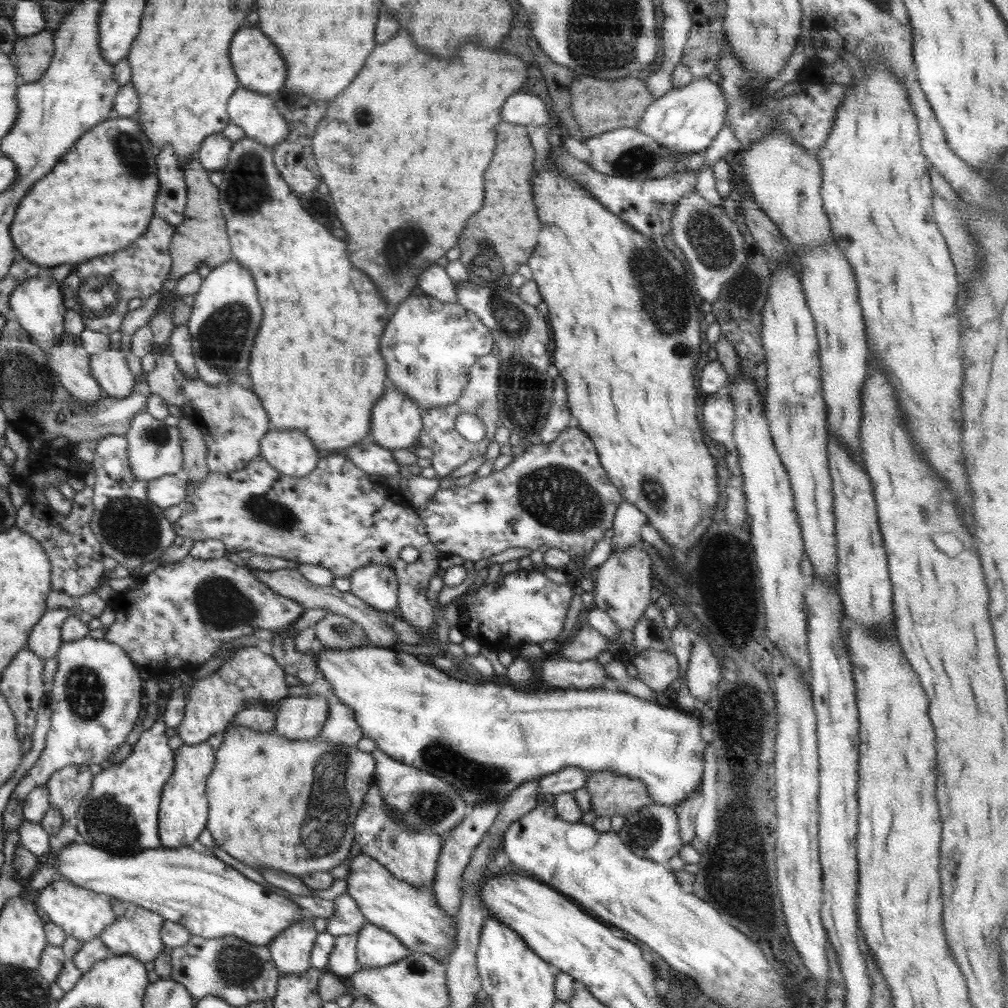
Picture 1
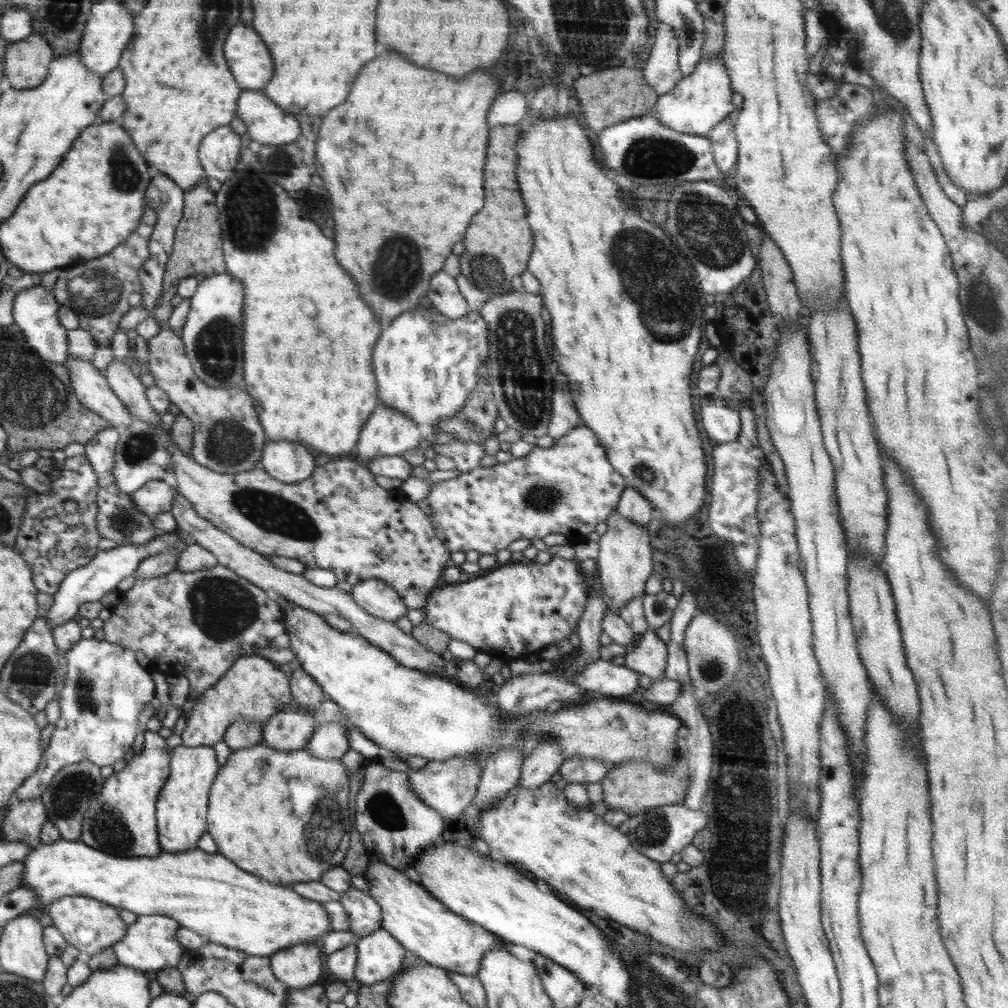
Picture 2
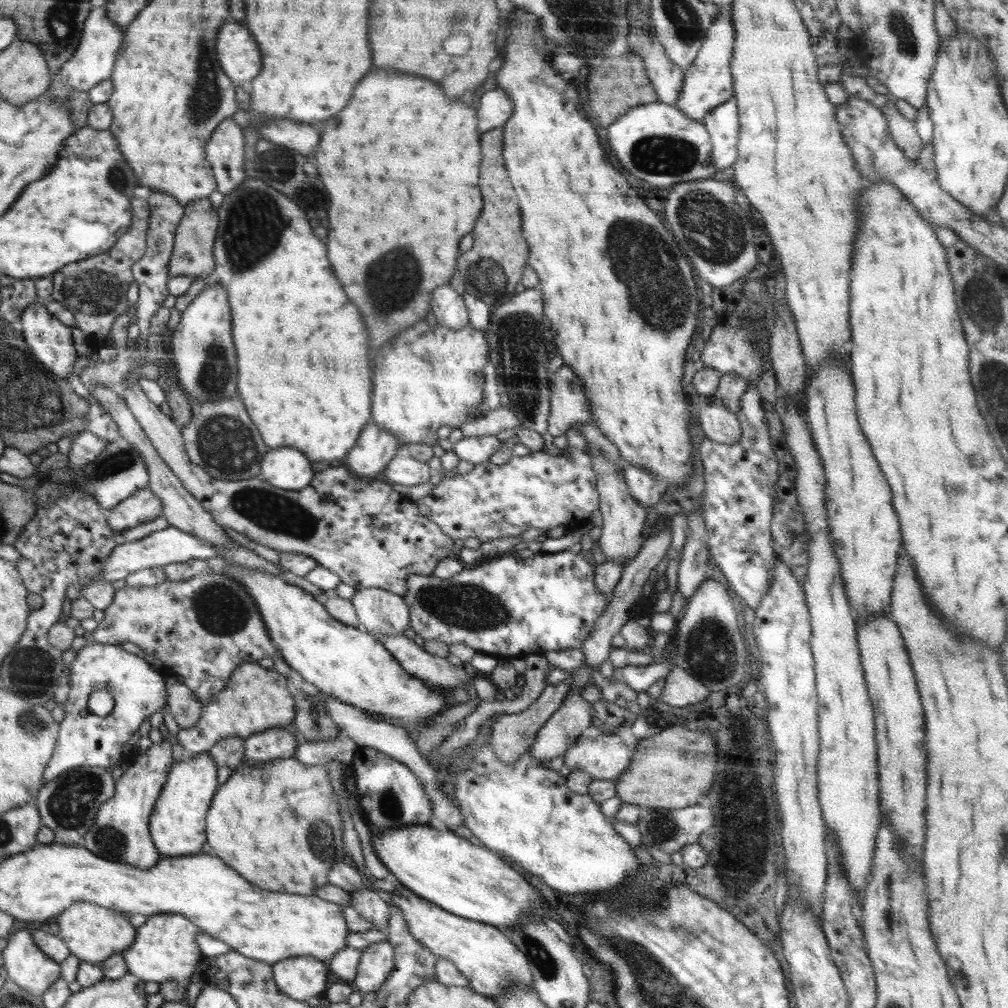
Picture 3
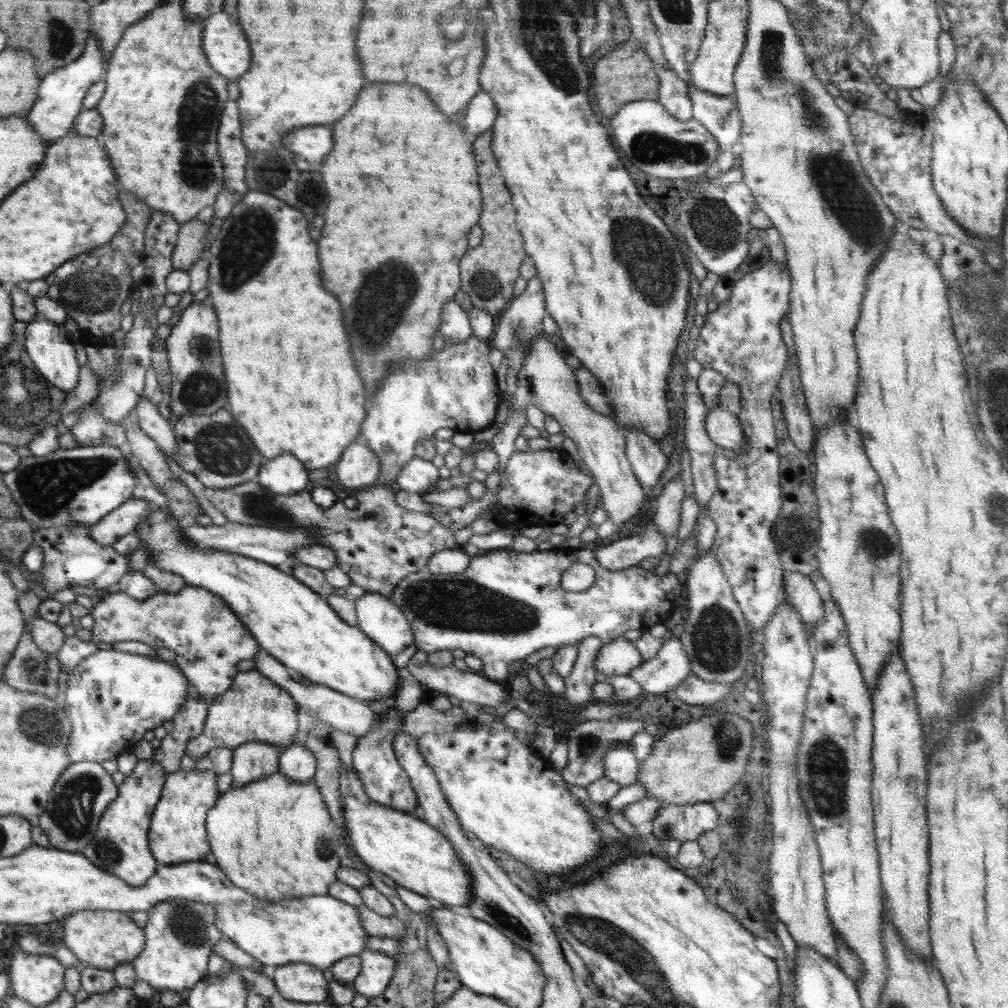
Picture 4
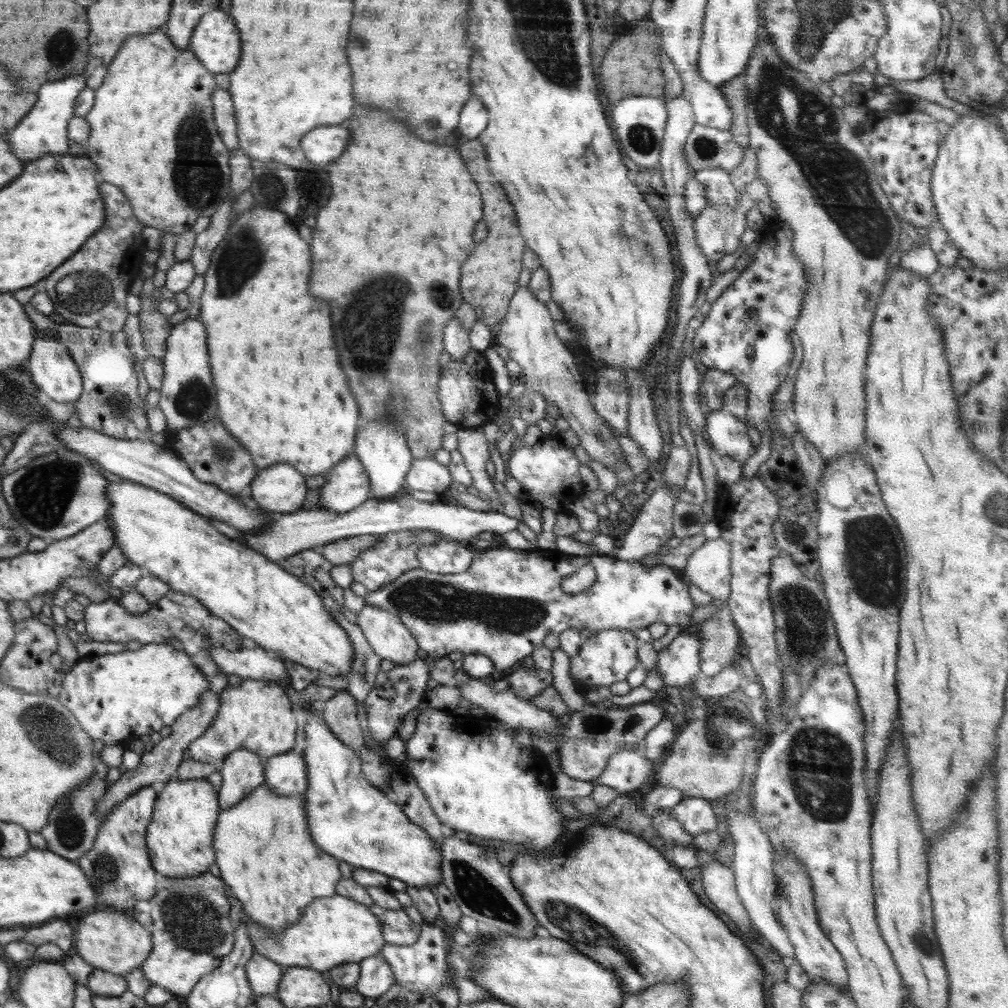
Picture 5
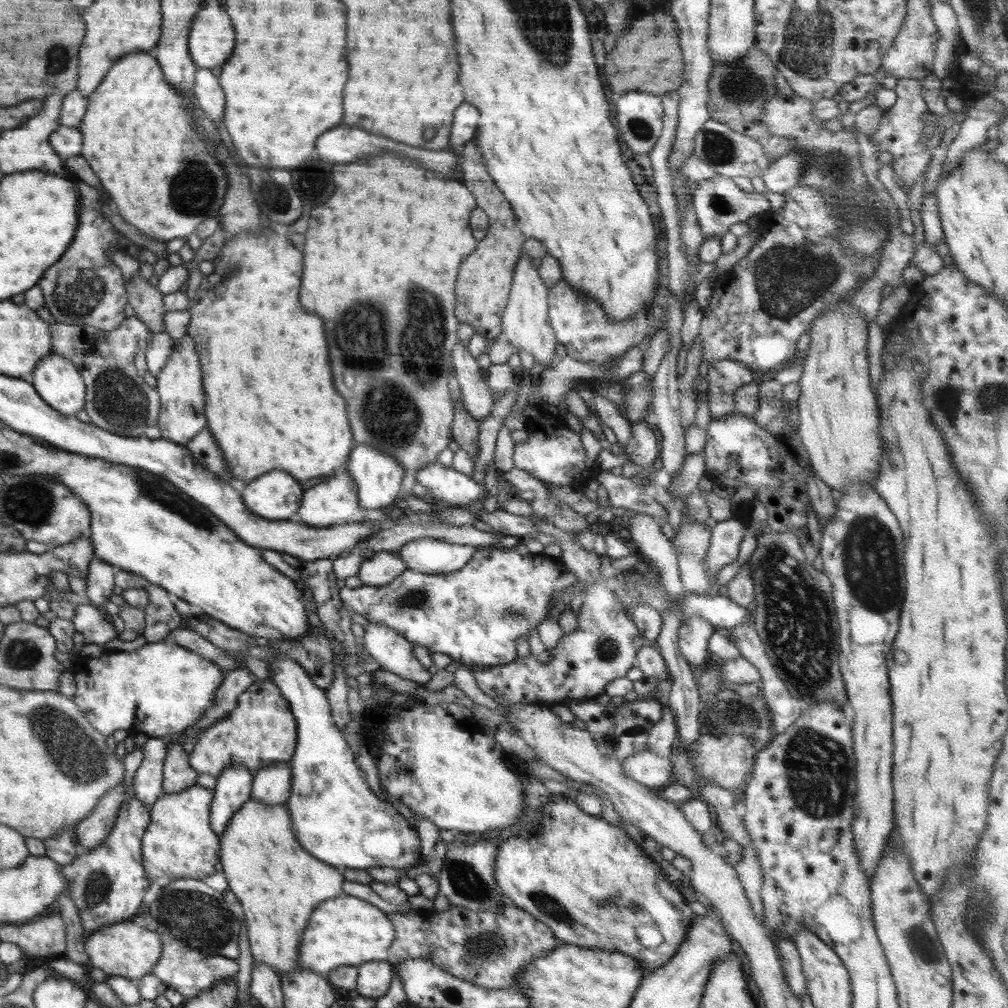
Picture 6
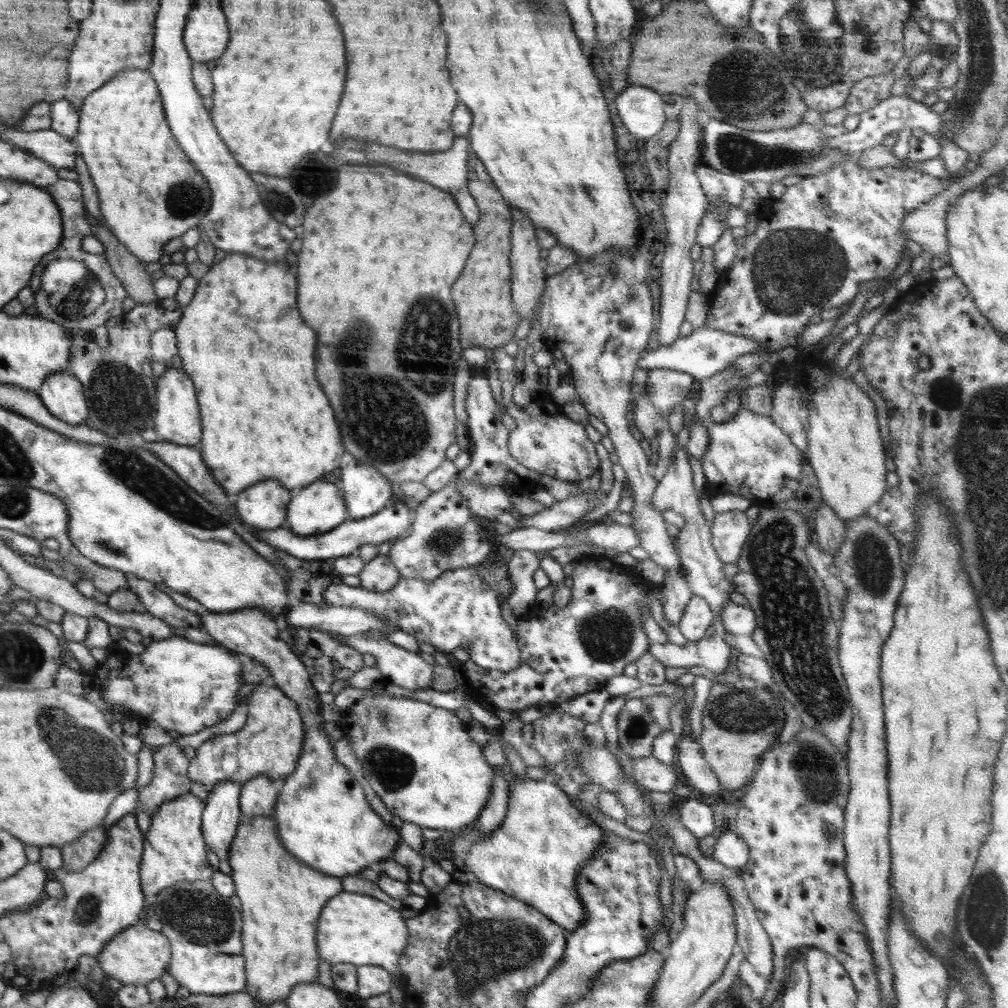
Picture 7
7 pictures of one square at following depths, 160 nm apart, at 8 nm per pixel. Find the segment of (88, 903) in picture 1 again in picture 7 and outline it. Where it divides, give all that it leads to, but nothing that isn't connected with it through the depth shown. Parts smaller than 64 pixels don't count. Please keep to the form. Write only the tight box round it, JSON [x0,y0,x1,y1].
[95,922,172,985]

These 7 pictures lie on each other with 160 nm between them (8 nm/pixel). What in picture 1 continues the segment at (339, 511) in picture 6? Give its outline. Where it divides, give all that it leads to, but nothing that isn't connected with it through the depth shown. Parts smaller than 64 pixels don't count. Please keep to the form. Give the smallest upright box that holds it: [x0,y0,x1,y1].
[371,385,423,451]

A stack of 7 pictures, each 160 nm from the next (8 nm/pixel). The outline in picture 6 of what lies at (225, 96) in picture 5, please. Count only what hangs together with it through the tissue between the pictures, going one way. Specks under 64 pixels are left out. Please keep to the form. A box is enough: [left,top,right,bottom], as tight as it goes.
[193,69,226,128]

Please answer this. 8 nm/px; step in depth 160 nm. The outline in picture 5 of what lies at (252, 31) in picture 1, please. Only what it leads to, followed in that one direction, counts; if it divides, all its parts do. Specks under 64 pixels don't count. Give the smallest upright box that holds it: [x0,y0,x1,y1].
[189,6,240,73]

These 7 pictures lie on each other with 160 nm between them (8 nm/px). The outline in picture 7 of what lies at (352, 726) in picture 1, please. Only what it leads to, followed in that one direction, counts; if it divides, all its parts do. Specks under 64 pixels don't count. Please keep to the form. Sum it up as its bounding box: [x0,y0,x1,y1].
[239,776,279,816]

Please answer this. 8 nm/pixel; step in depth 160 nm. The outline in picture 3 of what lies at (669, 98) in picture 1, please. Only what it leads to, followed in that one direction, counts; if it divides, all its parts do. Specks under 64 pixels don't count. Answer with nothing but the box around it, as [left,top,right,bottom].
[675,6,735,123]

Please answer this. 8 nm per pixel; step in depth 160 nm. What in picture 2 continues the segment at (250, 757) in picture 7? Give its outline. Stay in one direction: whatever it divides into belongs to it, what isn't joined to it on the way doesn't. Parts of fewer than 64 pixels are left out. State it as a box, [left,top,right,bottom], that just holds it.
[181,654,292,746]

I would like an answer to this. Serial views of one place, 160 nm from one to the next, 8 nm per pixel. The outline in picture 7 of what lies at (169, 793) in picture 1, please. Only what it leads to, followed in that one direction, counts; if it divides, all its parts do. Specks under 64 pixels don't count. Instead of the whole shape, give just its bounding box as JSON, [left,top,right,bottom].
[141,793,216,896]

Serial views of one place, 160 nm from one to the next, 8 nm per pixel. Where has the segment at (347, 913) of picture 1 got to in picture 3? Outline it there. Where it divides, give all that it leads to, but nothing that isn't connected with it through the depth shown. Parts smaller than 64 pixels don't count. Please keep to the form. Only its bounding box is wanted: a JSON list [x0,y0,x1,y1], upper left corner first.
[350,887,390,931]

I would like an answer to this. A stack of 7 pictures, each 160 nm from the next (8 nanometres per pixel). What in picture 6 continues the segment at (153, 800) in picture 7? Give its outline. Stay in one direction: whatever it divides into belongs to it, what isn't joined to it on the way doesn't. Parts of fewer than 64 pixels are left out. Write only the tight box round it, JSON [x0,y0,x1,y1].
[163,743,199,793]

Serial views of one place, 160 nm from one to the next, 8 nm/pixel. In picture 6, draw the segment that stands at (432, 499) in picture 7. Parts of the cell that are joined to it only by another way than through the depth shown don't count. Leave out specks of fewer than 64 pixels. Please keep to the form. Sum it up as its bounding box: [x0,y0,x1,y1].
[399,538,474,575]

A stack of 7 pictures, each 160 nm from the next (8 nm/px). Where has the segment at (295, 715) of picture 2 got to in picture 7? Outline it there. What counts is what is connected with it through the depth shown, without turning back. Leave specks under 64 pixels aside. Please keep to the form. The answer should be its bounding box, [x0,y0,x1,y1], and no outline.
[201,781,242,859]

